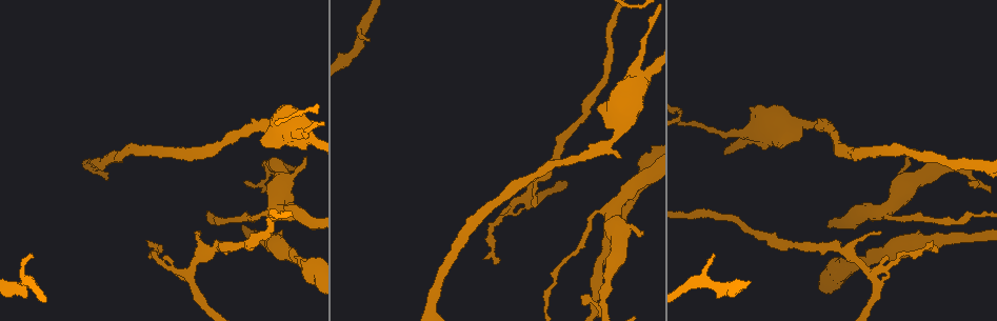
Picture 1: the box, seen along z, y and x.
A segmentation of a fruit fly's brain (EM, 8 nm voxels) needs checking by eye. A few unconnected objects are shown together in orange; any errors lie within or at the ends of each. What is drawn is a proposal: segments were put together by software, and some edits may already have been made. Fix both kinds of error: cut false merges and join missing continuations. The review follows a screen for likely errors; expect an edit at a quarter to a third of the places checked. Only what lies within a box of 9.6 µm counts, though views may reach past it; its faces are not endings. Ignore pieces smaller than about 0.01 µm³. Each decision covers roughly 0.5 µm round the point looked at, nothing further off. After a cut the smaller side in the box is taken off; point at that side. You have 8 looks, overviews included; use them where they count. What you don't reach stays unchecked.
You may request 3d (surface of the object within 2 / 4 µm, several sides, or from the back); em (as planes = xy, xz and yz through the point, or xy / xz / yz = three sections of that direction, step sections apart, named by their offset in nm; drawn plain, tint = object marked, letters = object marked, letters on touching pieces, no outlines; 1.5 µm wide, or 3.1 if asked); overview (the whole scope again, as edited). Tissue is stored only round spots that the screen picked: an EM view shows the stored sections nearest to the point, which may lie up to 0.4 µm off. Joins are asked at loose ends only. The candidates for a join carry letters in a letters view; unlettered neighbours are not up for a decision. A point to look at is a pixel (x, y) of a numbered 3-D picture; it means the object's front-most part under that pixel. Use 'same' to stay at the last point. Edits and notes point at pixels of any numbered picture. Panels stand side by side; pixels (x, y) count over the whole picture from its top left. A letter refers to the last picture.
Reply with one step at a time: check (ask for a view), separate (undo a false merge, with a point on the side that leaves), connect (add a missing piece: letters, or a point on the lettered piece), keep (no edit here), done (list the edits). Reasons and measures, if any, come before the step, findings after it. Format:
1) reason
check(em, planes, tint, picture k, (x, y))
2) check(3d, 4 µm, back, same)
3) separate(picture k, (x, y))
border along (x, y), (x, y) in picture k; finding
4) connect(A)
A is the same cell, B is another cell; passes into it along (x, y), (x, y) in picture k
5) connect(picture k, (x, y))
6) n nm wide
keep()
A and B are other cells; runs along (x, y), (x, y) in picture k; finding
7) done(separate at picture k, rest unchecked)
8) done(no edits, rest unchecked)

free end
check(em, planes, plain, picture 1, (937, 252))

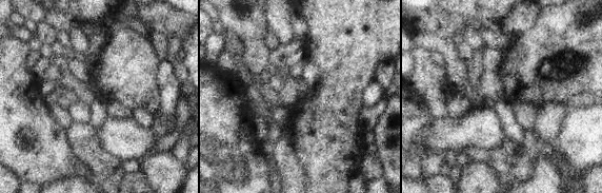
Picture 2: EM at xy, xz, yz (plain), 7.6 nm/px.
see the neighbours
check(em, planes, letters, same)

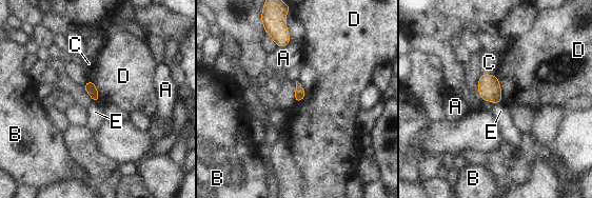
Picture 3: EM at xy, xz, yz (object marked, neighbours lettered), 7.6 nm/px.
keep()
A, B, C, D and E are other cells; border along (496, 76), (502, 101) in picture 3; none of them fits

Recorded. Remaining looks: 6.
free end
check(3d, 2 µm, back, picture 1, (370, 39))

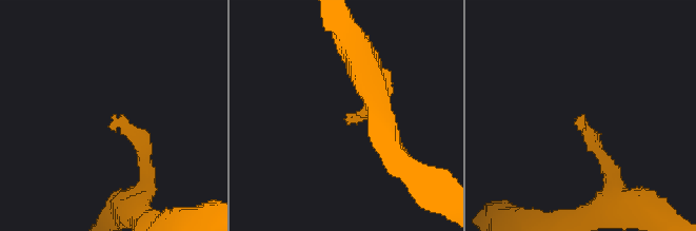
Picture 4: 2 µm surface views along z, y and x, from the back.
shape alone is not enough
check(em, planes, letters, picture 4, (344, 119))

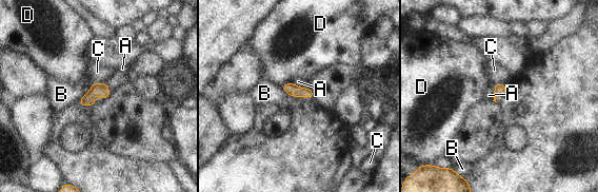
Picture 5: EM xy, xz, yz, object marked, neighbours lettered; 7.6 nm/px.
keep()
A, B, C and D are other cells; border along (291, 81), (310, 89) in picture 5; none of them fits

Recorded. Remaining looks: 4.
thick turns thin
check(em, planes, tint, picture 1, (640, 57))

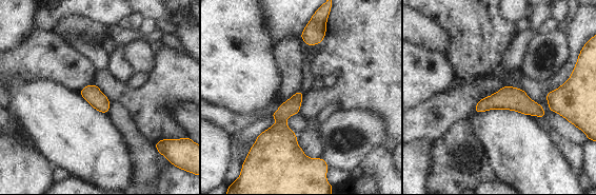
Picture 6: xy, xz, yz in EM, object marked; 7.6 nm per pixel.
what lies round it
check(em, planes, letters, same)

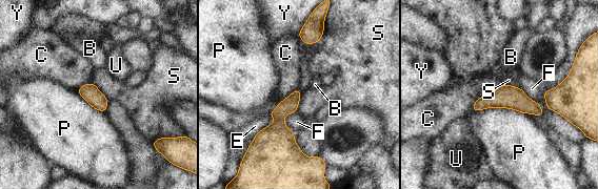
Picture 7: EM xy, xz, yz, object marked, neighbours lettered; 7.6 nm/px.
120 nm wide
keep()
B, C, E, F, P, S, U and Y are other cells; border along (91, 82), (107, 101) in picture 7; continuous, no second cell

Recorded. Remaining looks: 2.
done(no edits, rest unchecked)

